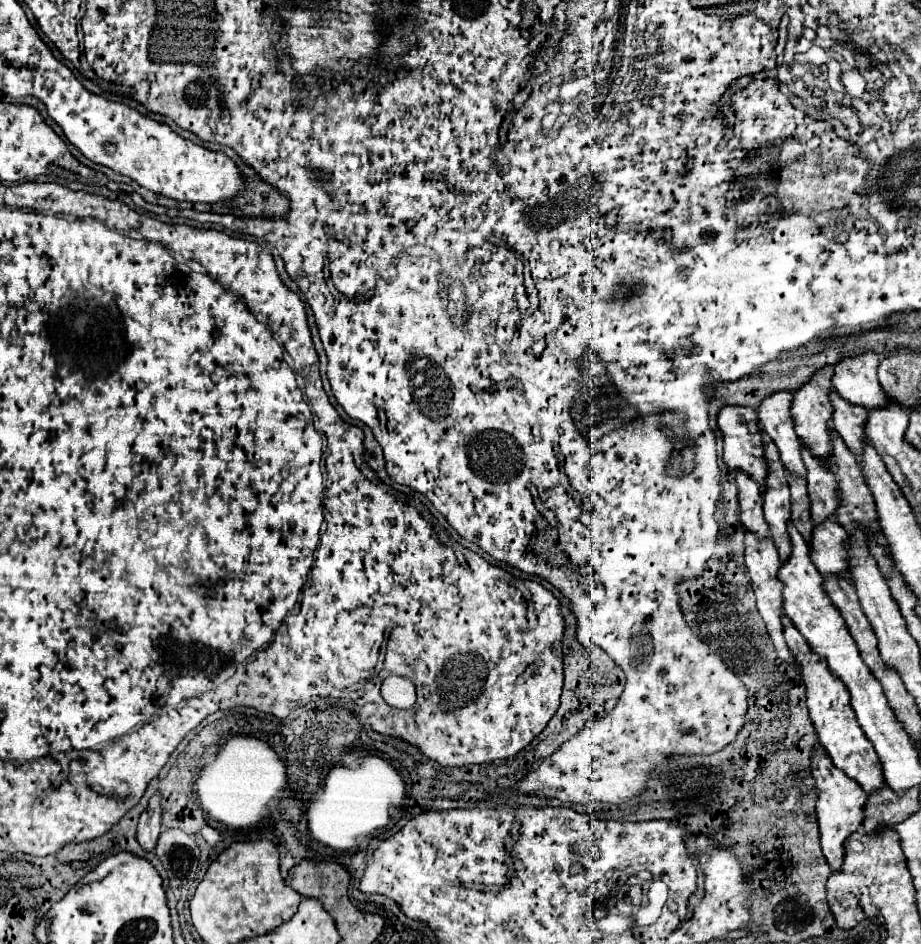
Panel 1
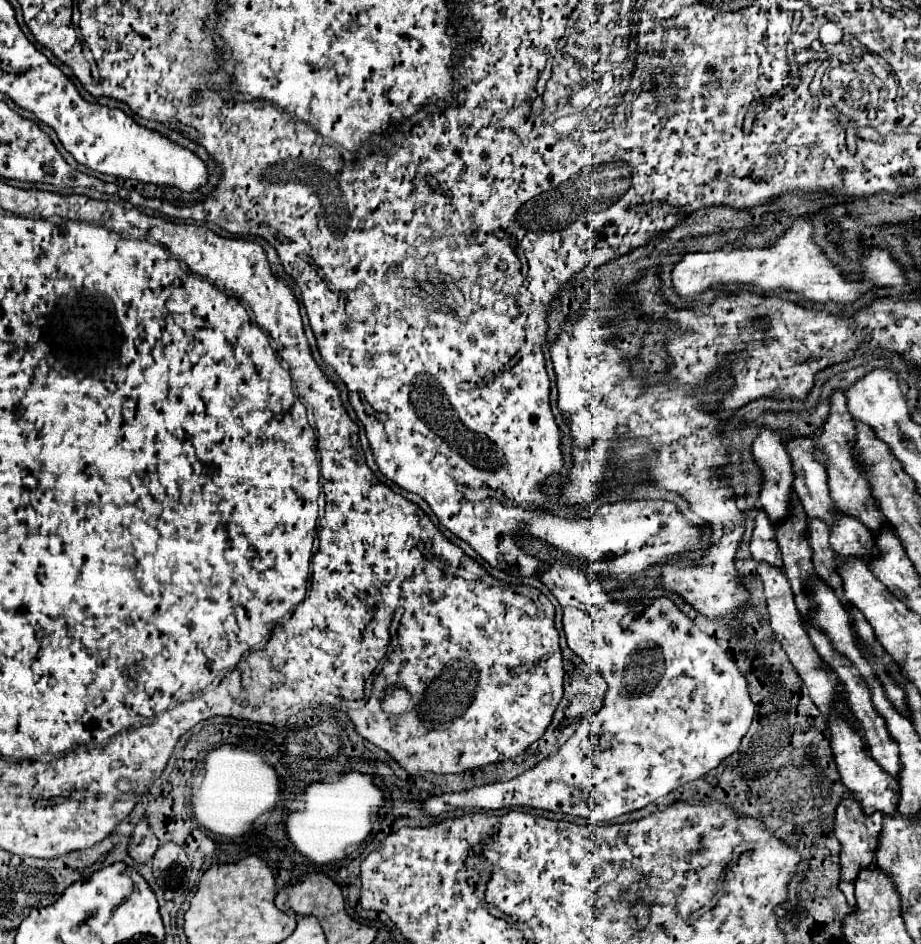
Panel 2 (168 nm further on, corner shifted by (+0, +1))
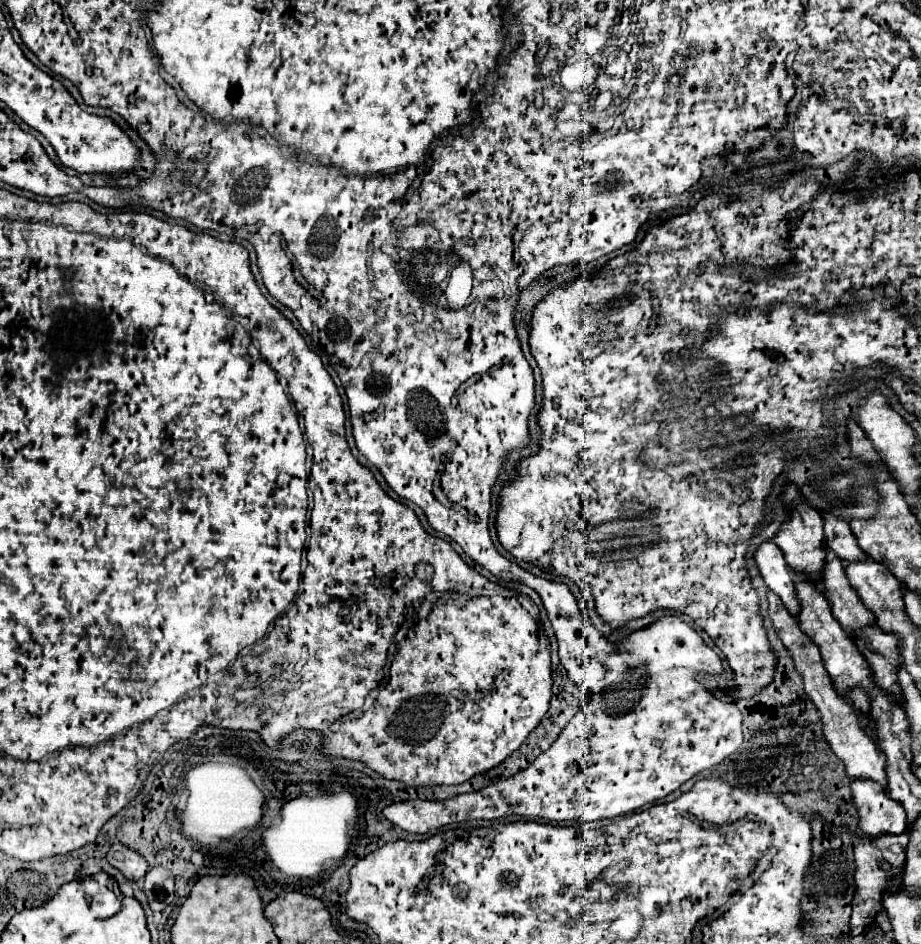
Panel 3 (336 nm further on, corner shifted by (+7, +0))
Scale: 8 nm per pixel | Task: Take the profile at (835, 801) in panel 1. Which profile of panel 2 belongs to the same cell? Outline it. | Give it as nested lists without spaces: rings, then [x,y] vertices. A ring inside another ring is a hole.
[[[850,793],[850,795],[844,795],[836,807],[836,813],[834,813],[834,837],[840,841],[840,891],[846,895],[846,901],[850,907],[856,907],[856,901],[854,901],[854,887],[852,887],[852,881],[856,879],[858,871],[862,867],[870,867],[872,865],[872,847],[876,847],[876,835],[880,835],[880,819],[882,819],[882,813],[872,813],[872,815],[866,815],[862,811],[862,805],[860,801]]]

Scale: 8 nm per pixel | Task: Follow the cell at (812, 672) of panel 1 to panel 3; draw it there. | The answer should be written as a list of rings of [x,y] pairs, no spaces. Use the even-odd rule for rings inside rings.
[[[853,780],[851,788],[861,816],[859,828],[867,836],[877,838],[881,834],[905,832],[905,810],[901,810],[901,804],[881,792],[879,784],[873,784],[873,780]]]

